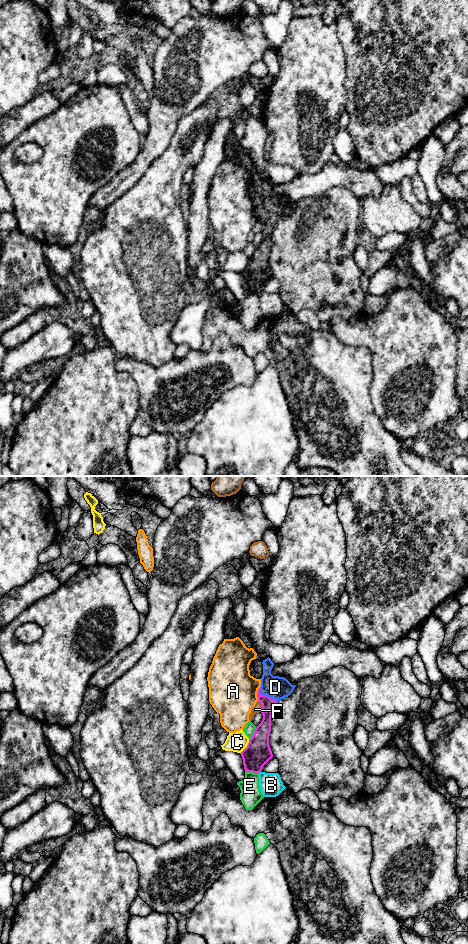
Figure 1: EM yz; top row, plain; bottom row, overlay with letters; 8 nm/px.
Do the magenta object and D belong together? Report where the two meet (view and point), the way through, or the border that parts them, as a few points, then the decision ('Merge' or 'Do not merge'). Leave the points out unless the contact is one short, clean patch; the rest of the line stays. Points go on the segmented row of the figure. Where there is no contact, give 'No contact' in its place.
Touches magenta at yz (265, 695). Path across: yz (268, 704), (265, 695), (275, 687). Merge

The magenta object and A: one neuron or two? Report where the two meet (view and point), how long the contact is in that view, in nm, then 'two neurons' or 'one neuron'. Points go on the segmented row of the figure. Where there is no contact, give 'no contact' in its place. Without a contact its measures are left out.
yz (257, 694) | 110 nm | two neurons

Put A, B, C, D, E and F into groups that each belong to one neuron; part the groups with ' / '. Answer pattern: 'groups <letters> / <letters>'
groups A / B / C / D / E / F

